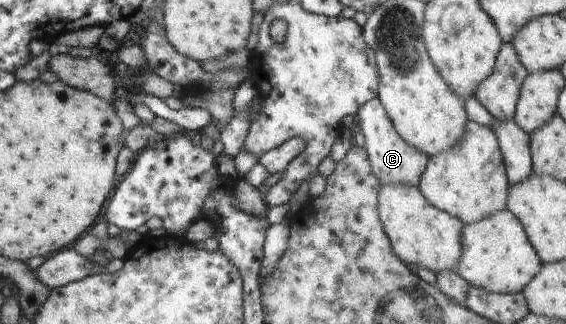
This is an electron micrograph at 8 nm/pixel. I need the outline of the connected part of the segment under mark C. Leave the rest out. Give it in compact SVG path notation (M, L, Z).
M378 97L372 98L359 108L356 117L356 128L361 128L363 131L365 152L368 154L372 173L379 180L380 186L409 184L413 188L419 188L419 180L421 180L421 174L425 172L425 166L429 162L429 157L413 148L413 146L409 146L397 134L397 130L395 130Z

